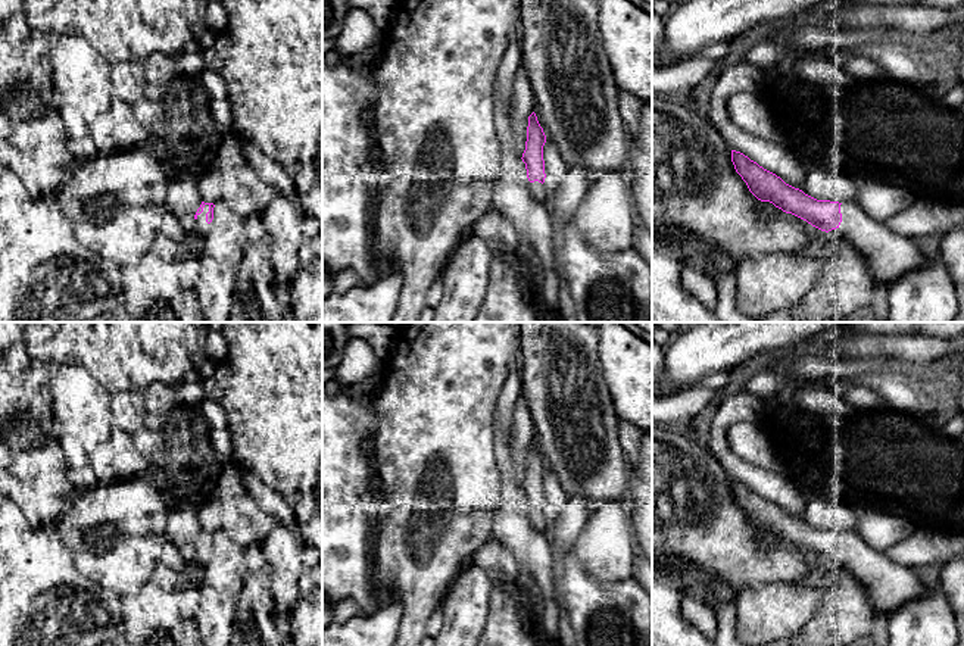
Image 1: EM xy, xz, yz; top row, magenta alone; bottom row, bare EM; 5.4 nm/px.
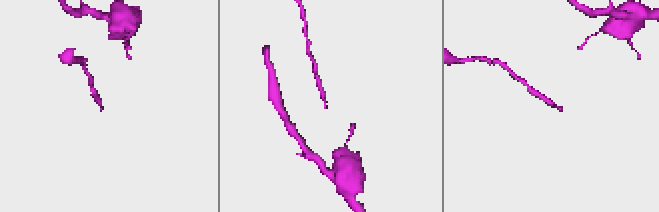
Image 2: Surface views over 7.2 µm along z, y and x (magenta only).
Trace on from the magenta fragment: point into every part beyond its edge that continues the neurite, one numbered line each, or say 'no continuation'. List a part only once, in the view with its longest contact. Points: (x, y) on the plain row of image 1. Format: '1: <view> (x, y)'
1: xy (200, 555)

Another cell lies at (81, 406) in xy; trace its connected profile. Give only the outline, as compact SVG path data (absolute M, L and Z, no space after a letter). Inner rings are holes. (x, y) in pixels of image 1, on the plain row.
M77 363L54 365L49 381L57 440L71 468L90 464L93 452L112 431L112 394L84 366Z

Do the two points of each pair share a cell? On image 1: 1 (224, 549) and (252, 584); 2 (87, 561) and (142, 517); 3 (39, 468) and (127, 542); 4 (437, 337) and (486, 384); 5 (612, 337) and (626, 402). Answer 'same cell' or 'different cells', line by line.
1: different cells
2: same cell
3: different cells
4: same cell
5: same cell

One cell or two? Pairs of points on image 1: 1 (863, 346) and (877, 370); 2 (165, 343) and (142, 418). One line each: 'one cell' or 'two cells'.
1: two cells
2: two cells

